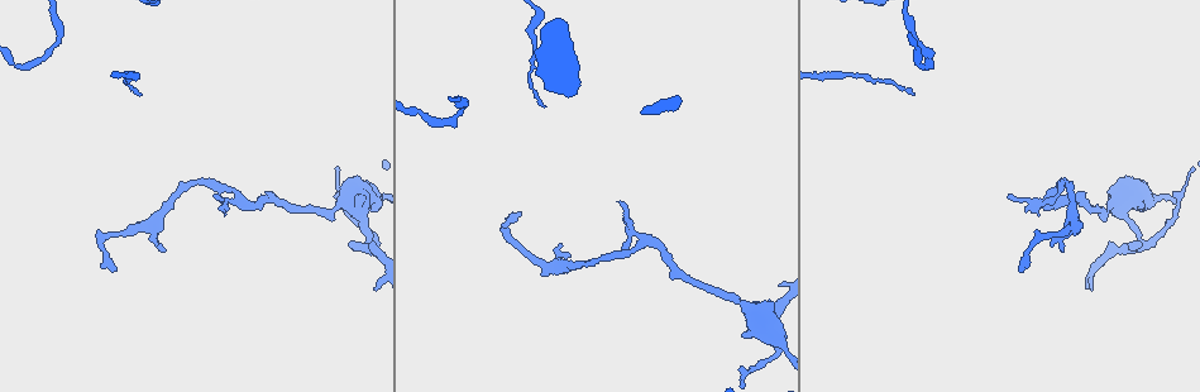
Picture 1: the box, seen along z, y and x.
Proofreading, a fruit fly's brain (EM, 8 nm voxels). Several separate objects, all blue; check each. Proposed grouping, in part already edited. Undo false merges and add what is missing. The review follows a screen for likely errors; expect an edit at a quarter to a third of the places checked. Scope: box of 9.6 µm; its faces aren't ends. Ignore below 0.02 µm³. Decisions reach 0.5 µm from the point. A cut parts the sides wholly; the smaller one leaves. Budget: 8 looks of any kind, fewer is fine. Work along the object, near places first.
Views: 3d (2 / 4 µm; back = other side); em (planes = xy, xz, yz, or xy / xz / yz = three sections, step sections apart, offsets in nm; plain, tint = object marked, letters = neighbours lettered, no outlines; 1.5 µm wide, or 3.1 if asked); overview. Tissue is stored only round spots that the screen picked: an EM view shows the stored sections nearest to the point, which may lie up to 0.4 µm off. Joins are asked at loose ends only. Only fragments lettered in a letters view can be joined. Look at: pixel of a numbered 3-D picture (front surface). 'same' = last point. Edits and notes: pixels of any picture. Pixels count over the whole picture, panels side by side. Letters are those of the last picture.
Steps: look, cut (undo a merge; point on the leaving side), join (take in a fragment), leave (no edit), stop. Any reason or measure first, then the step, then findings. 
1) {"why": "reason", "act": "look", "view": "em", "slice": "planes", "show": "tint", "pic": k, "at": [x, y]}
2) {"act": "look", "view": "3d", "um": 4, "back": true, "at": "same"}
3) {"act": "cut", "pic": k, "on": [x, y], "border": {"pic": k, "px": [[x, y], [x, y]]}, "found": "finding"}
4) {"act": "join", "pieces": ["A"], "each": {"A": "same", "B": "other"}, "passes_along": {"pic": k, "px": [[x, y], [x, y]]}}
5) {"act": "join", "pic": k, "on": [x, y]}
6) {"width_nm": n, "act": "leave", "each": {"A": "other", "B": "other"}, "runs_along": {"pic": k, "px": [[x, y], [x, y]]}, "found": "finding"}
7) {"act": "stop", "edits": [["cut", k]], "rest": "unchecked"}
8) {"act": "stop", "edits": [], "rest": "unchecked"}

{"why": "a narrow waist", "act": "look", "view": "3d", "um": 4, "pic": 1, "at": [1142, 242]}

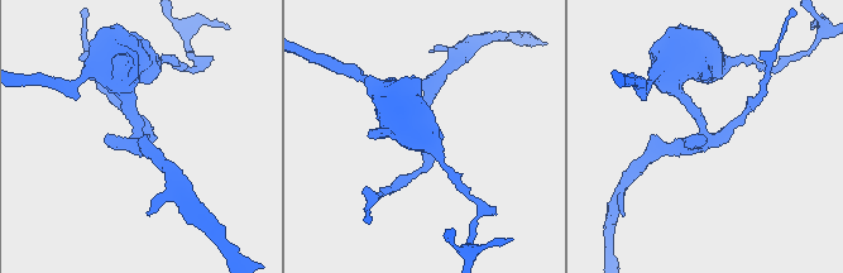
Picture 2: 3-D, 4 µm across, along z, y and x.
{"why": "now the EM", "act": "look", "view": "em", "slice": "planes", "show": "letters", "pic": 2, "at": [136, 135]}

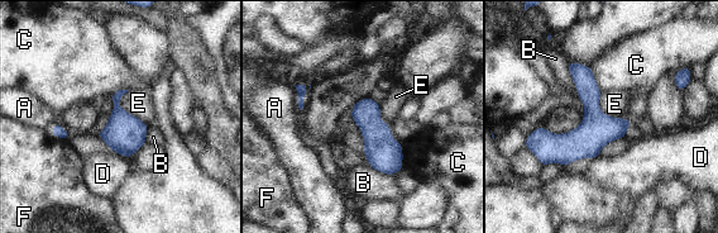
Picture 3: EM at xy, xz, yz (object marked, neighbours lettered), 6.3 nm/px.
{"act": "leave", "each": {"A": "other", "B": "other", "C": "other", "D": "other", "E": "other", "F": "other"}, "border": {"pic": 3, "px": [[114, 101], [148, 125]]}, "found": "all the same neuron"}

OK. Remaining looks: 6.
{"why": "free end", "act": "look", "view": "em", "slice": "planes", "show": "plain", "pic": 1, "at": [618, 202]}

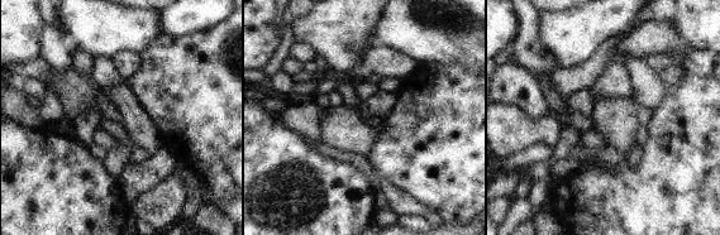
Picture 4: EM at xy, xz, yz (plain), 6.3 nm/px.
{"act": "look", "view": "em", "slice": "planes", "show": "letters", "at": "same"}

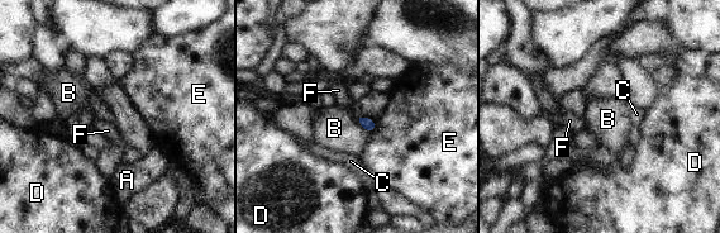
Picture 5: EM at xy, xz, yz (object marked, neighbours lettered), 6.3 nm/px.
{"act": "leave", "each": {"A": "other", "B": "other", "C": "other", "D": "other", "E": "other", "F": "other"}, "border": {"pic": 5, "px": [[354, 118], [367, 133]]}, "found": "none of them fits"}

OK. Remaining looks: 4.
{"why": "a narrow waist", "act": "look", "view": "em", "slice": "planes", "show": "letters", "pic": 1, "at": [17, 66]}

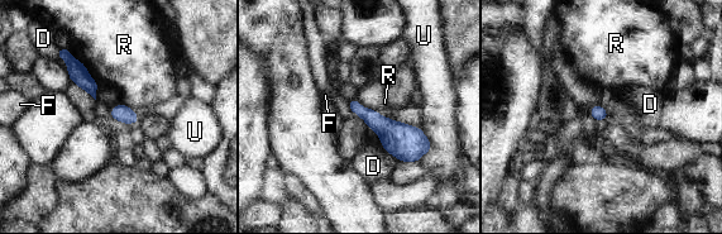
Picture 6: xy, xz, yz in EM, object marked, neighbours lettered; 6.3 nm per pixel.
{"act": "leave", "each": {"D": "other", "F": "other", "R": "other", "U": "other"}, "border": {"pic": 6, "px": [[80, 61], [99, 84]]}, "found": "continuous, no second neuron"}

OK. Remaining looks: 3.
{"act": "stop", "edits": [], "rest": "unchecked"}

